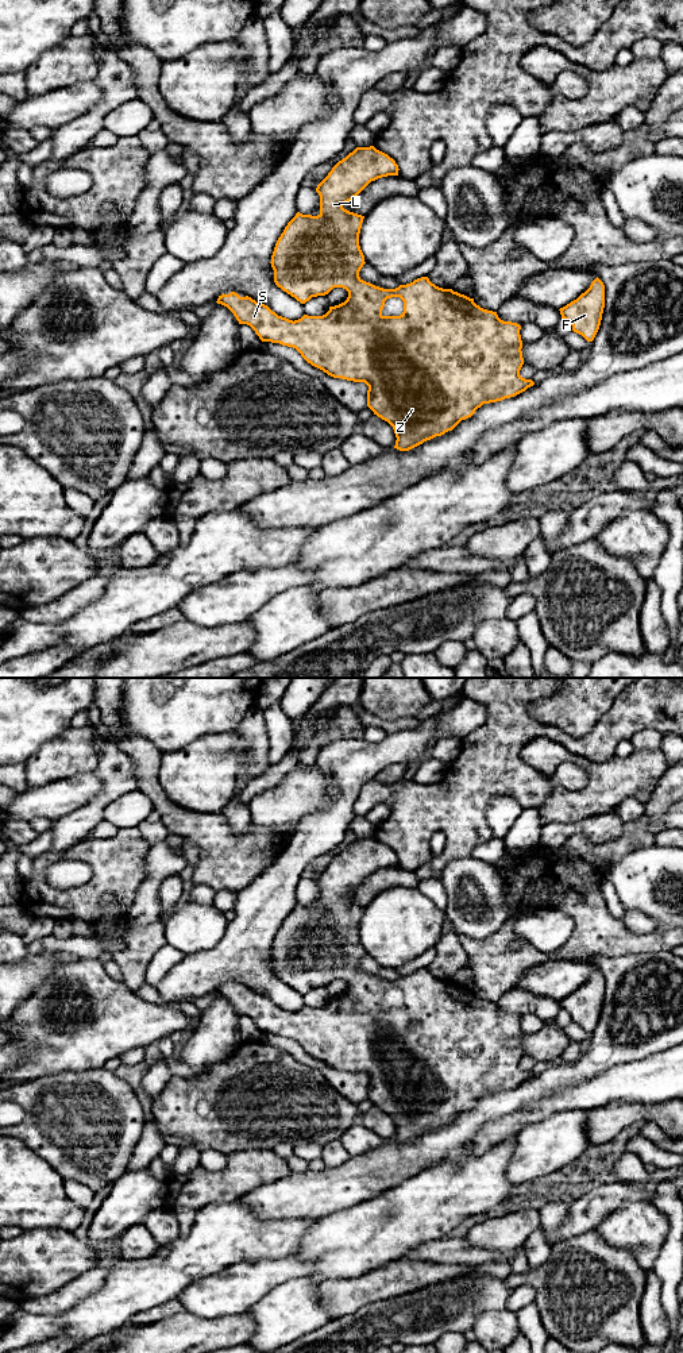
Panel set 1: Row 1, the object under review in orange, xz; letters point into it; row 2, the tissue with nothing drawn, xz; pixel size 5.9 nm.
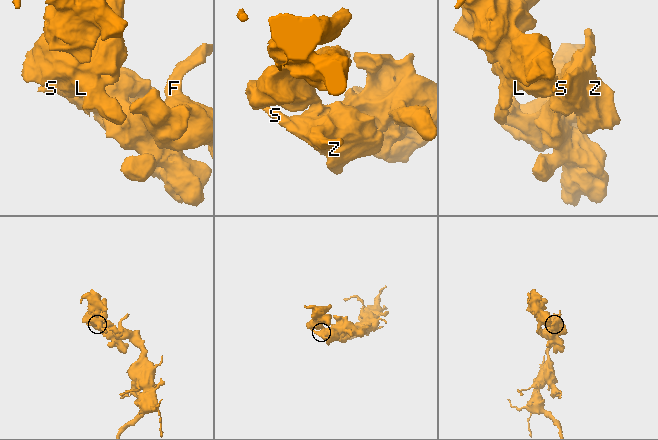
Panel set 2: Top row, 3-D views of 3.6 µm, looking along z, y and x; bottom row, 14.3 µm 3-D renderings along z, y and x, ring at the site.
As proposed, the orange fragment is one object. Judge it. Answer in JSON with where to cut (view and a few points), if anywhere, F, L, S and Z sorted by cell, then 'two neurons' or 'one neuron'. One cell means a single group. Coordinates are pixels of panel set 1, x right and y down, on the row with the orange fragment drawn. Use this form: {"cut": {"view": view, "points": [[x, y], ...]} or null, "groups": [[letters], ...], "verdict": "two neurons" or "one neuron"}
{"cut": null, "groups": [["F", "L", "S", "Z"]], "verdict": "one neuron"}

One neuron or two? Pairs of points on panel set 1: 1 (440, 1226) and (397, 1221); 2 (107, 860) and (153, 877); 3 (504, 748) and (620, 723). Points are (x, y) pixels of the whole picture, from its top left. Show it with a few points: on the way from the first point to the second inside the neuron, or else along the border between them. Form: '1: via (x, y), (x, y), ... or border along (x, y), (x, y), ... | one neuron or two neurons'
1: via (429, 1221), (408, 1221) | one neuron
2: border along (151, 845), (146, 859), (146, 877), (132, 902) | two neurons
3: via (532, 731), (547, 731), (570, 743), (591, 743) | one neuron

